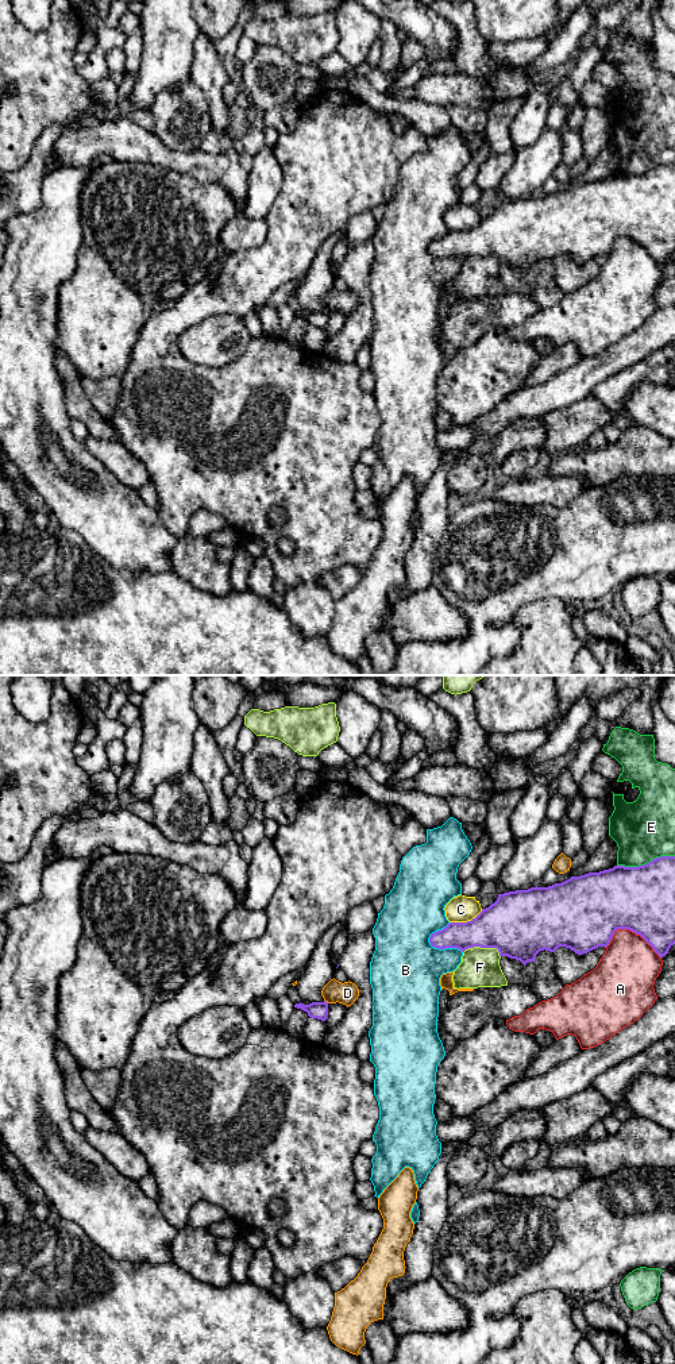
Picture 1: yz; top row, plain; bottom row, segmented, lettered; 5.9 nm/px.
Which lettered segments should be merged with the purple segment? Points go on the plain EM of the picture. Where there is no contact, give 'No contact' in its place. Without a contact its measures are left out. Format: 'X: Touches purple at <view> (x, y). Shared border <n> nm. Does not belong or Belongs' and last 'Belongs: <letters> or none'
A: Touches purple at yz (631, 238). Shared border 340 nm. Does not belong
B: Touches purple at yz (443, 257). Shared border 220 nm. Does not belong
C: Touches purple at yz (467, 230). Shared border 220 nm. Does not belong
D: Touches purple at yz (327, 311). Shared border 40 nm. Does not belong
E: Touches purple at yz (647, 172). Shared border 360 nm. Does not belong
F: Touches purple at yz (483, 255). Shared border 220 nm. Does not belong
Belongs: none

